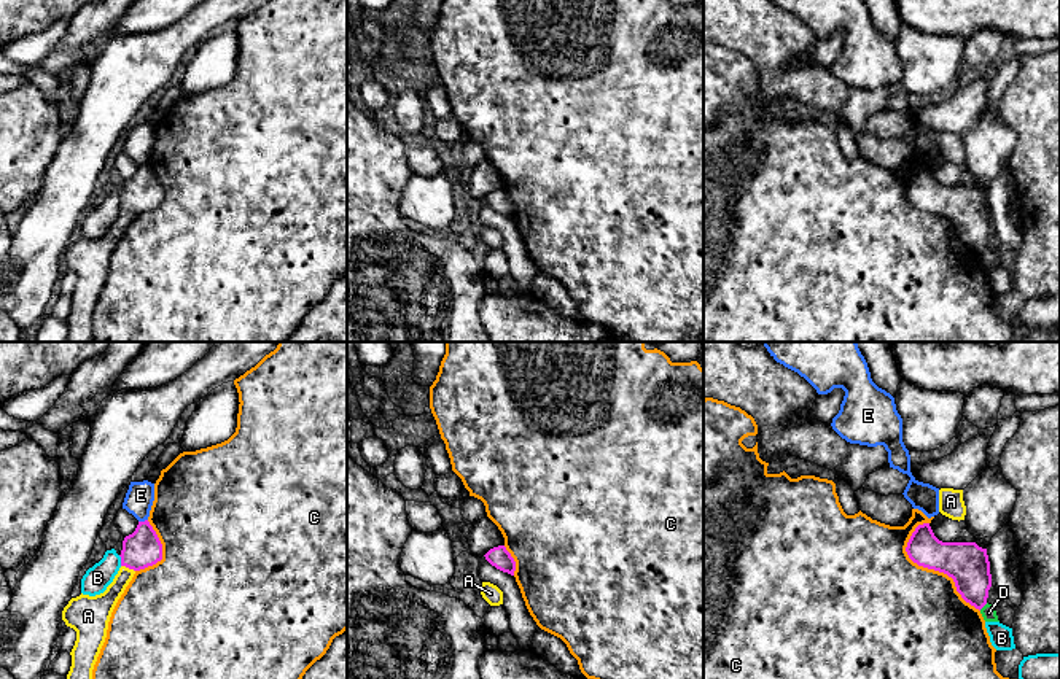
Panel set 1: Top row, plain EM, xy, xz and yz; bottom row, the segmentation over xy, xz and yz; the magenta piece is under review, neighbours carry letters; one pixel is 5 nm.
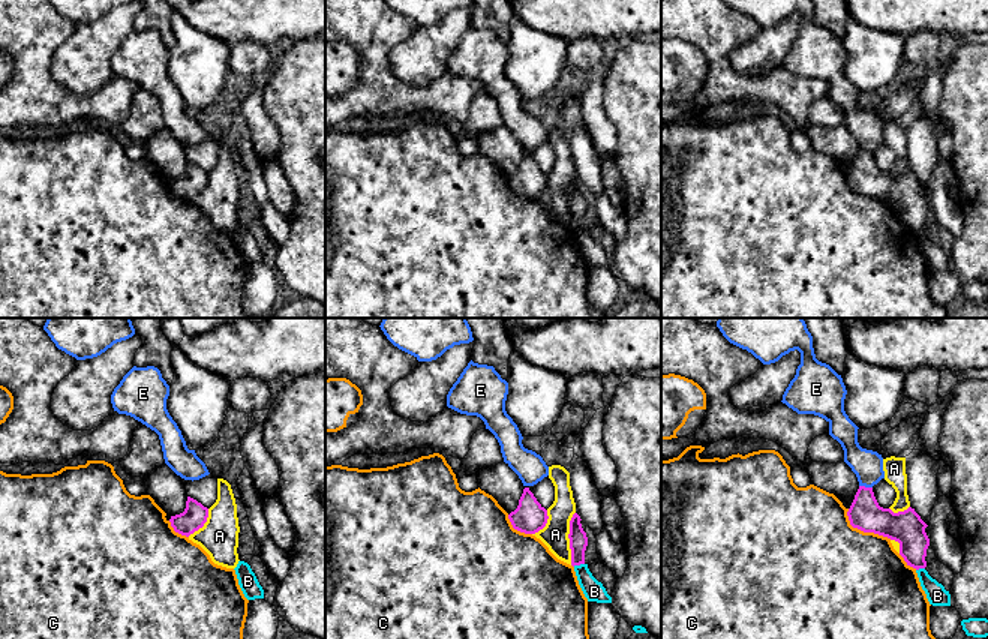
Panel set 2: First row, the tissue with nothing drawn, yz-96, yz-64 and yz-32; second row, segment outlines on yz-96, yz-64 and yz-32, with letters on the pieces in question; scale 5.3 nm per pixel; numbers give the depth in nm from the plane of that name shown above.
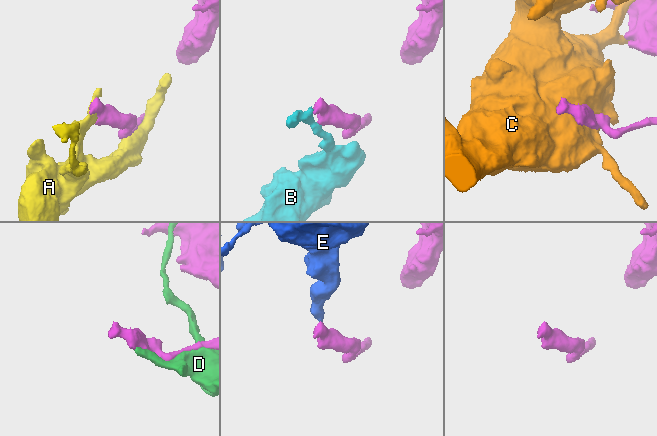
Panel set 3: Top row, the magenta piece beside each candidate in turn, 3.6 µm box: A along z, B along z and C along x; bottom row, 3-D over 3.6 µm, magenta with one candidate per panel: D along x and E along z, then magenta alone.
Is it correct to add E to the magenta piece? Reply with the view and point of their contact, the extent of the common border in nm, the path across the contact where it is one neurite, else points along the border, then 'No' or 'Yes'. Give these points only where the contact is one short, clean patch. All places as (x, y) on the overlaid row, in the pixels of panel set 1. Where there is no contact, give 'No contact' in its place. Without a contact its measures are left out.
Touches magenta at xy (142, 522). Shared border 50 nm. Boundary: xy (147, 519), (139, 522). No

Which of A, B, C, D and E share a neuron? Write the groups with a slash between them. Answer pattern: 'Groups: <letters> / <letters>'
Groups: A / B / C / D / E

